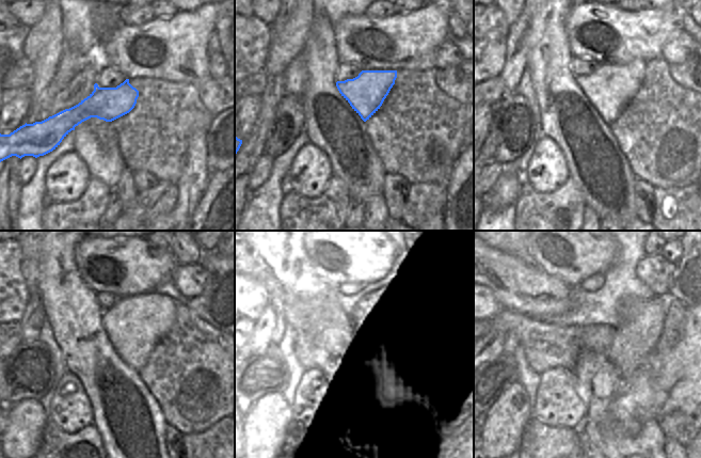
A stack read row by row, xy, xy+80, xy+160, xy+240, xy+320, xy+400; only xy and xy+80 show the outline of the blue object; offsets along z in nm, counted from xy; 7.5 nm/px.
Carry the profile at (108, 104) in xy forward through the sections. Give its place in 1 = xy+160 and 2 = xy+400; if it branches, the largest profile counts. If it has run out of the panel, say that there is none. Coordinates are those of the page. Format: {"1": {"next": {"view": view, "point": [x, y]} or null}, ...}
{"1": {"next": {"view": "xy+160", "point": [609, 89]}}, "2": {"next": {"view": "xy+400", "point": [636, 337]}}}

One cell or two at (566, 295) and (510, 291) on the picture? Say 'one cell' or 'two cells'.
one cell

